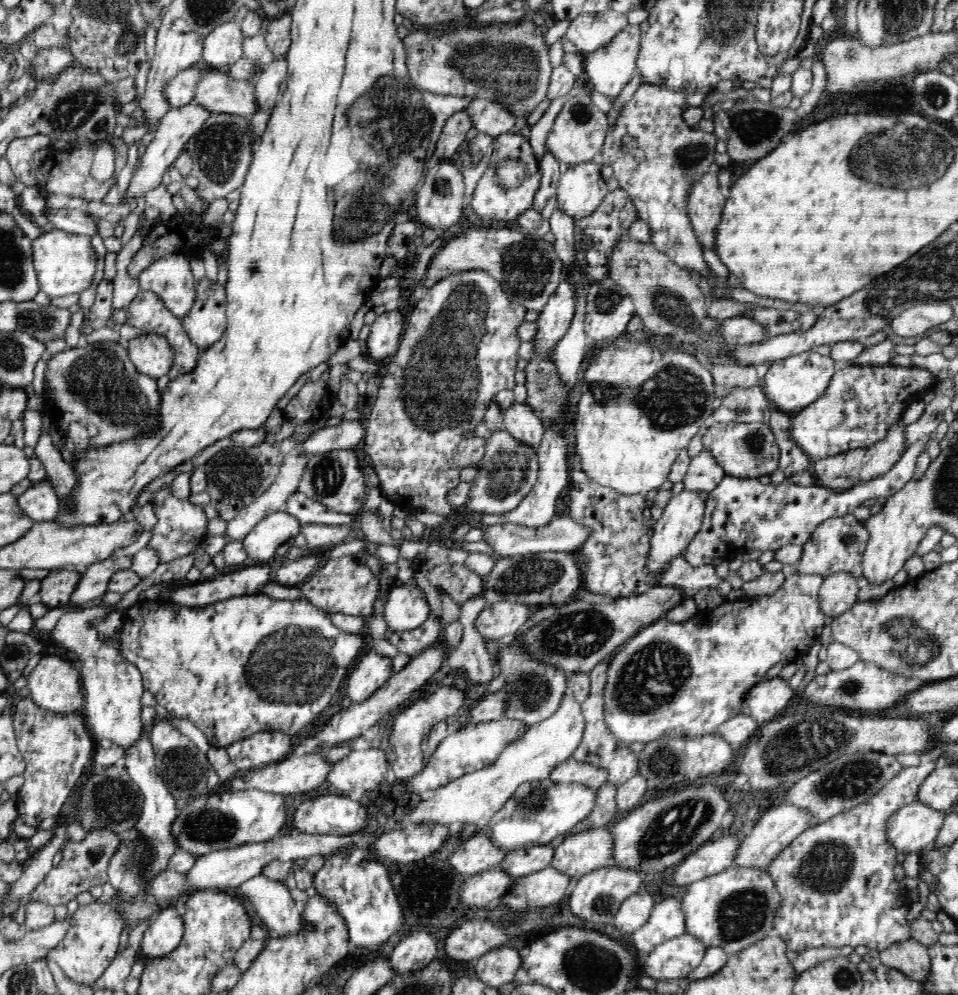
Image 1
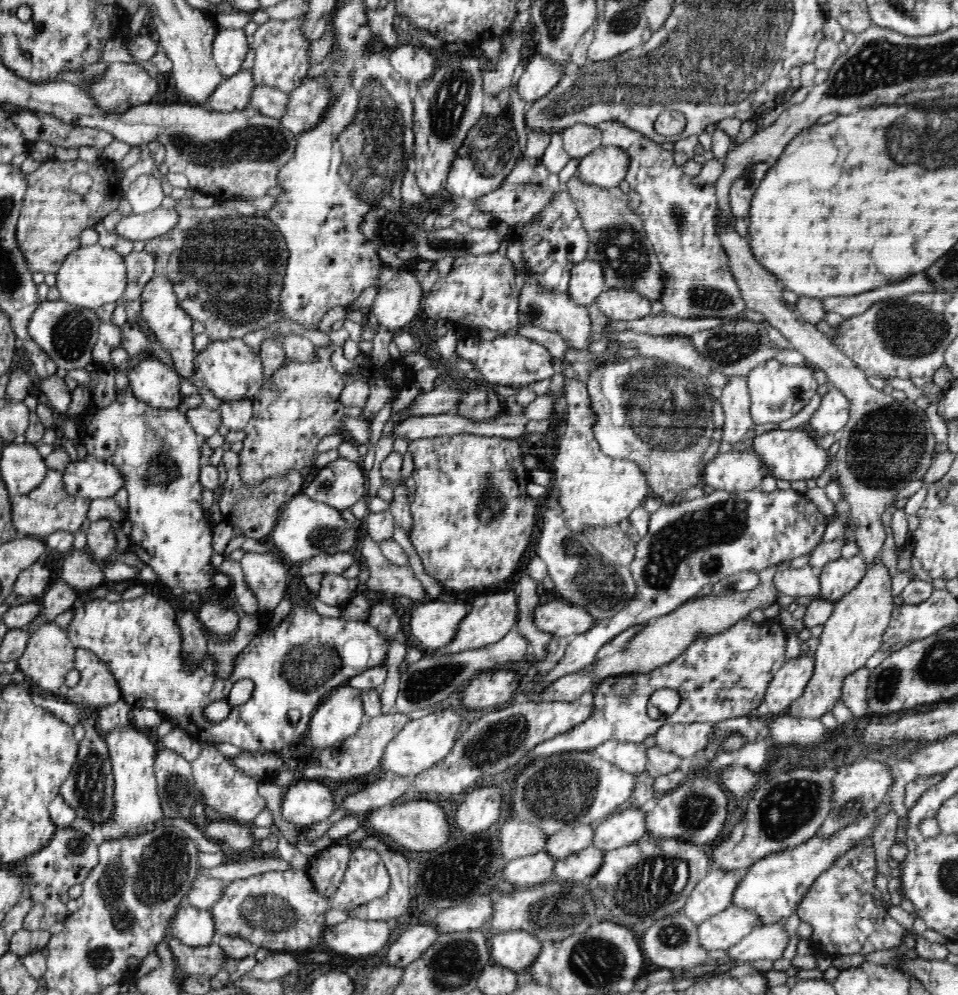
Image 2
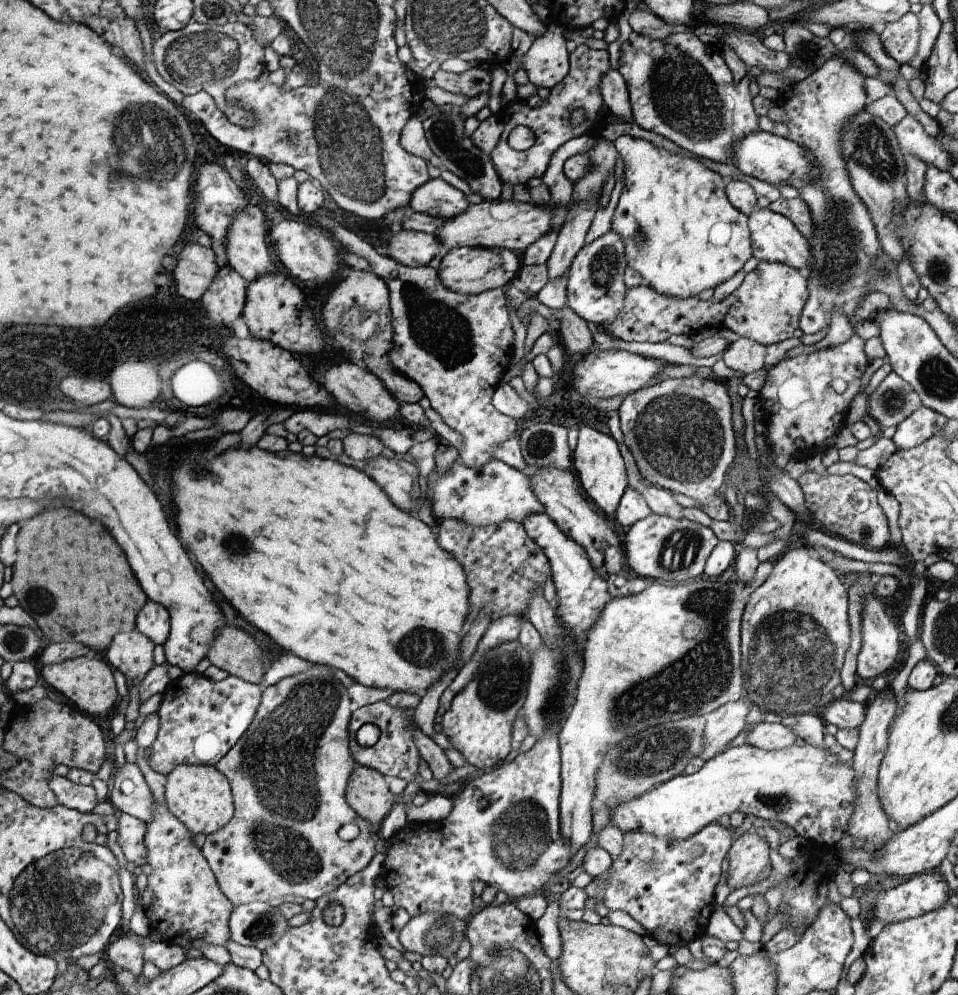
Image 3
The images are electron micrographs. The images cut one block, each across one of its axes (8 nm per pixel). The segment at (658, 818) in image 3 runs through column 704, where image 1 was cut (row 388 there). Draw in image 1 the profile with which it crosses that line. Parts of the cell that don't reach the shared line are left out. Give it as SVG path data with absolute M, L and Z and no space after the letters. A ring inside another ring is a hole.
M816 350L798 353L782 360L774 361L769 367L765 378L763 393L775 407L782 412L790 413L801 411L828 390L828 386L839 364L833 357L820 355Z

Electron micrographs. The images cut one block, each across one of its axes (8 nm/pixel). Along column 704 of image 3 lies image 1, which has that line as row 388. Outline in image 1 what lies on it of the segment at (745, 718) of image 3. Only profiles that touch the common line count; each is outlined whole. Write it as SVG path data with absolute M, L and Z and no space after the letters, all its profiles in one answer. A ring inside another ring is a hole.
M758 384L718 398L721 407L714 412L714 422L766 423L771 412L765 394Z

